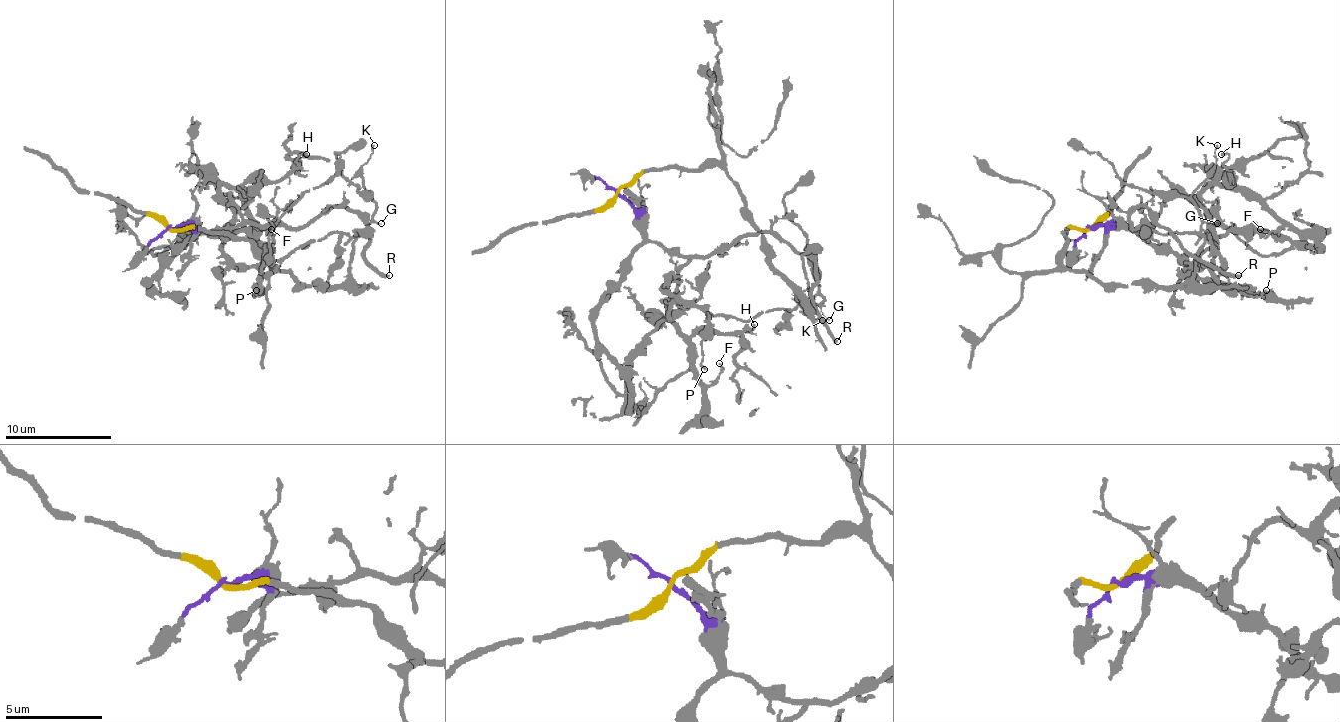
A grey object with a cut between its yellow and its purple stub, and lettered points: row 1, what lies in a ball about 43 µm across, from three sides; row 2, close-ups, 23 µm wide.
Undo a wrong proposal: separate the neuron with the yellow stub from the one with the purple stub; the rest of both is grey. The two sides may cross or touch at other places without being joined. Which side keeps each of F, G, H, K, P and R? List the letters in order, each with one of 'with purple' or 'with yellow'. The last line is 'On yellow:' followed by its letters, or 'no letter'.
F: with purple
G: with yellow
H: with purple
K: with yellow
P: with purple
R: with purple
On yellow: G, K

